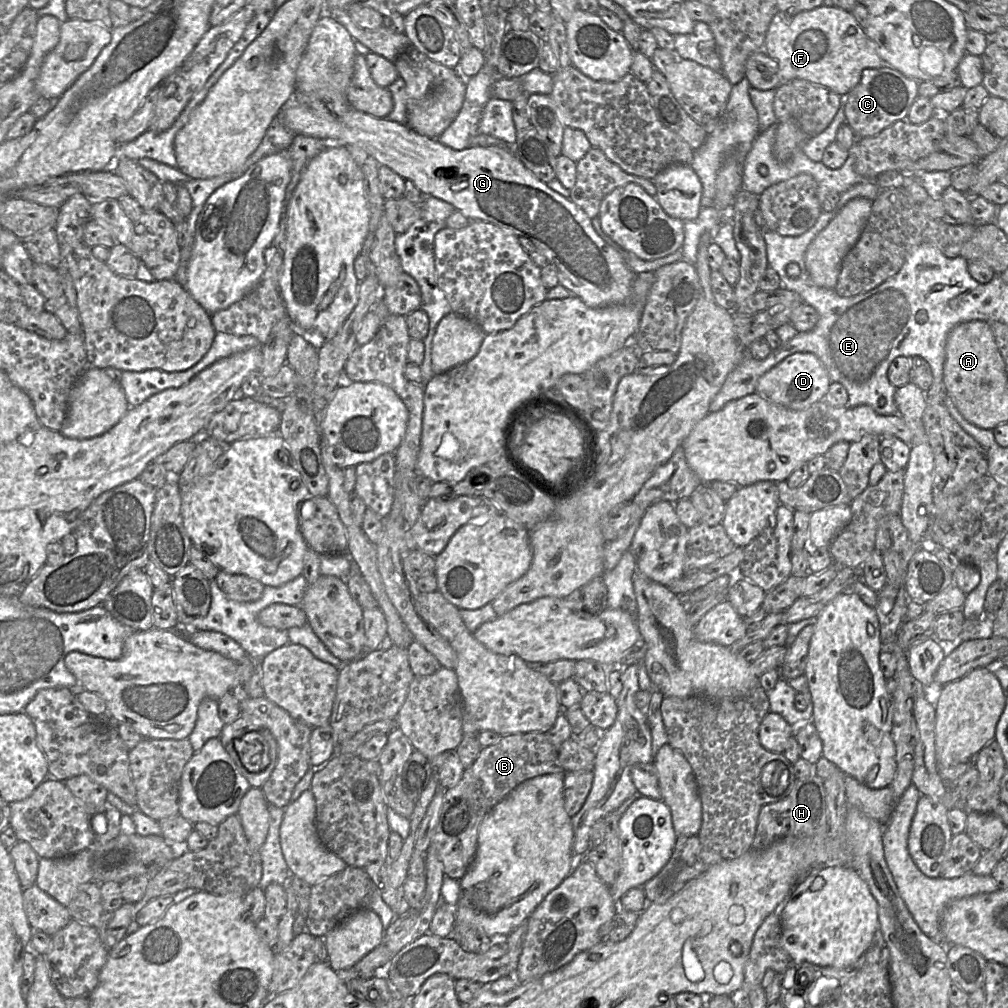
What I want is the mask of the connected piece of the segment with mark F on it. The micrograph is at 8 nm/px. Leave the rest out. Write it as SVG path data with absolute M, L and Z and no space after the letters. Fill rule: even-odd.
M821 5L796 15L776 14L766 33L764 51L777 61L782 82L803 79L839 95L848 94L860 82L864 69L887 65L879 56L876 44L866 35L852 13L836 6Z

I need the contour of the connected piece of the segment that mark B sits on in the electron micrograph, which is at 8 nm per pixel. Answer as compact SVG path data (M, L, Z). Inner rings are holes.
M529 732L502 736L494 745L481 749L478 758L470 768L464 770L462 779L453 788L444 792L443 803L438 823L430 841L443 863L444 875L448 878L460 880L473 861L477 850L478 830L484 816L500 801L502 801L514 788L522 782L545 774L563 774L558 758L558 751L549 742L545 733Z

